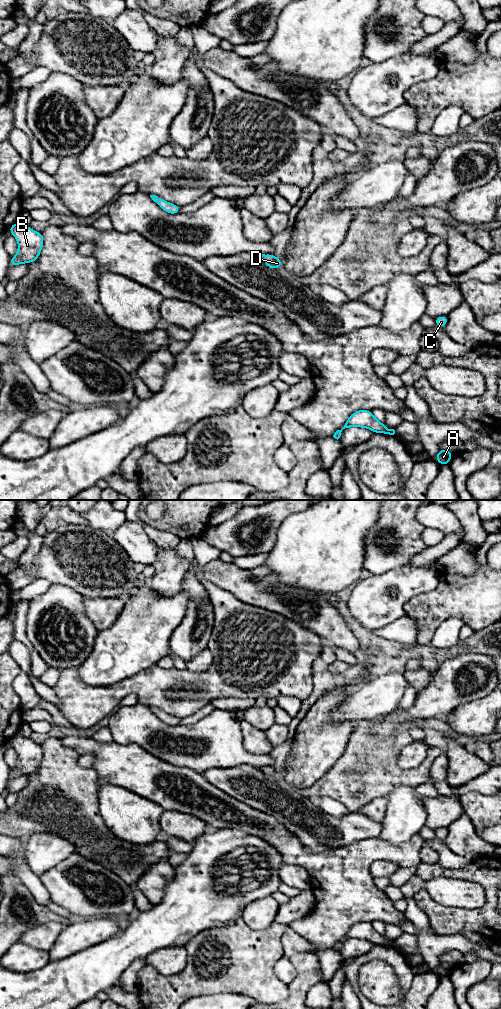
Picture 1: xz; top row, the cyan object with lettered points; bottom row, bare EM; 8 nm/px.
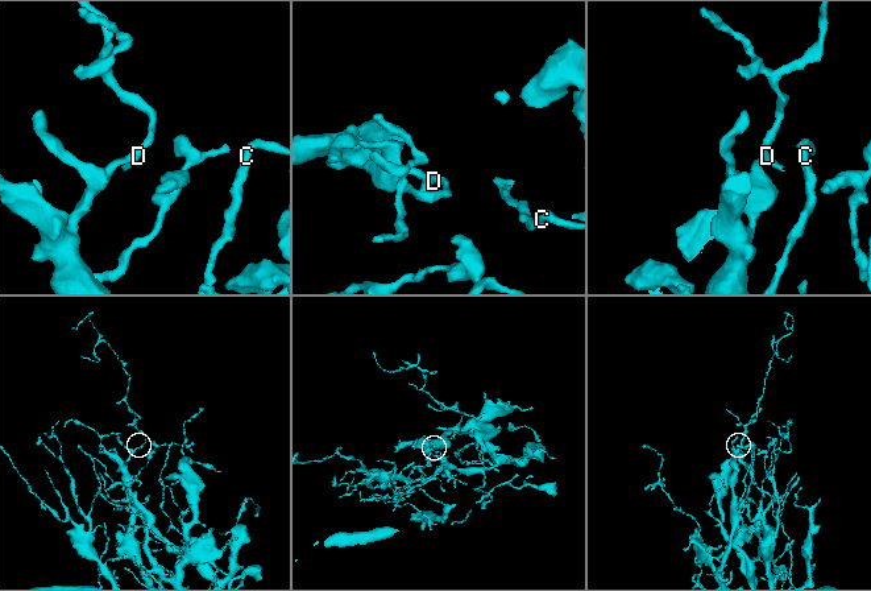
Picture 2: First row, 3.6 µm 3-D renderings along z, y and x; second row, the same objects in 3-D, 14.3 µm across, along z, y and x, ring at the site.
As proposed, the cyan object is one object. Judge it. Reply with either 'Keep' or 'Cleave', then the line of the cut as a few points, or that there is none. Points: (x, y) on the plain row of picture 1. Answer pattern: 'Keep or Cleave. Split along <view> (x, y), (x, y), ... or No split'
Keep. No split

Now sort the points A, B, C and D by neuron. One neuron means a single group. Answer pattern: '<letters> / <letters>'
A B C D

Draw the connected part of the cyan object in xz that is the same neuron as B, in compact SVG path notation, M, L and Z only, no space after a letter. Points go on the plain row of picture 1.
M14 735L8 743L13 746L19 756L17 767L11 769L10 778L37 772L44 754L43 746L19 735Z

